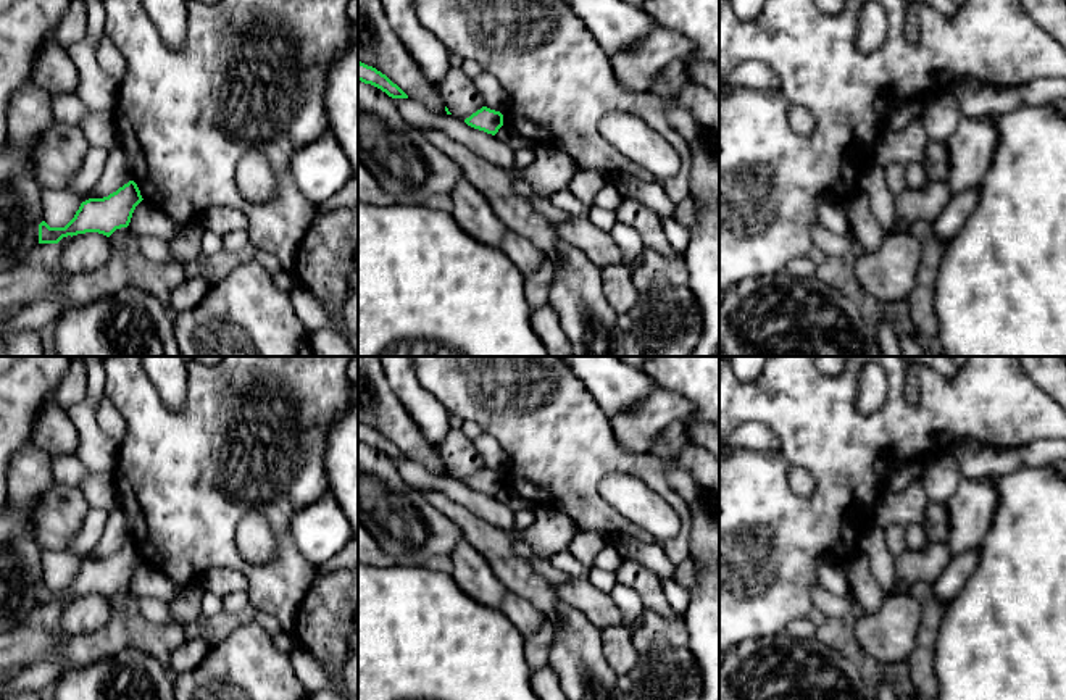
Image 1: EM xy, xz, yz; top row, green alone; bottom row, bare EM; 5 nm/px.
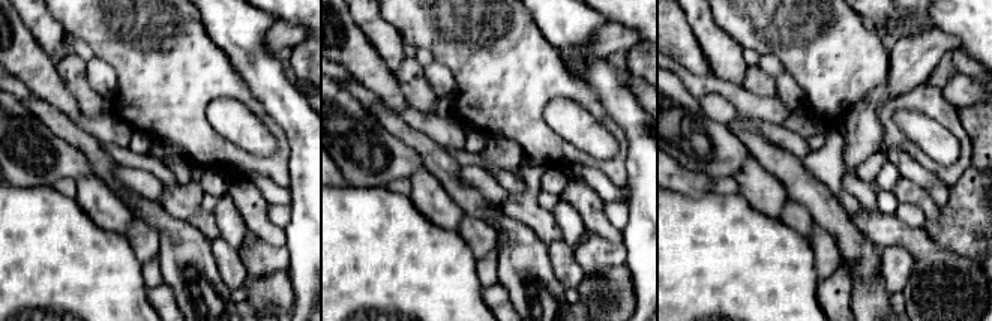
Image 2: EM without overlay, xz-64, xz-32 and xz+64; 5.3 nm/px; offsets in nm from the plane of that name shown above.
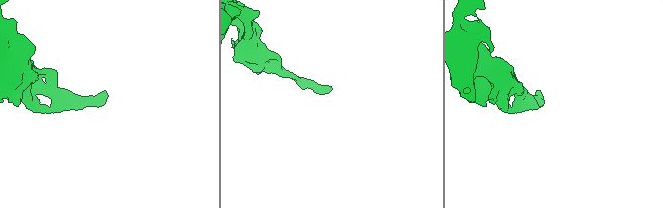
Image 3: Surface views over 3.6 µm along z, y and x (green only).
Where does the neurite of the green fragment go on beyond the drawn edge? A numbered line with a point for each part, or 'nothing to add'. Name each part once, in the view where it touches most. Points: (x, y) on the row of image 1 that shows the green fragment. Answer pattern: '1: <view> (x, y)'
nothing to add

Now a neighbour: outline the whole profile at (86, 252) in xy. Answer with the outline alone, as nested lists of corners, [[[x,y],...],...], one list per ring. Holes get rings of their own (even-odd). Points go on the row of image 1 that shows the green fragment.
[[[98,232],[73,235],[61,245],[61,273],[66,276],[94,271],[106,265],[111,255],[110,239]]]

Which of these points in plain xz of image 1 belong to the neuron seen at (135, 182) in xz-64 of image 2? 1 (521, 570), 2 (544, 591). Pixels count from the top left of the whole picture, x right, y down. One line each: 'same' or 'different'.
1: different
2: different

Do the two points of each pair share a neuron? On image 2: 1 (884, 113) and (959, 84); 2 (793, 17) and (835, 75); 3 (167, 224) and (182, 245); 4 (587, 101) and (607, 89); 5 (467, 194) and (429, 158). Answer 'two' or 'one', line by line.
1: two
2: one
3: one
4: two
5: one

